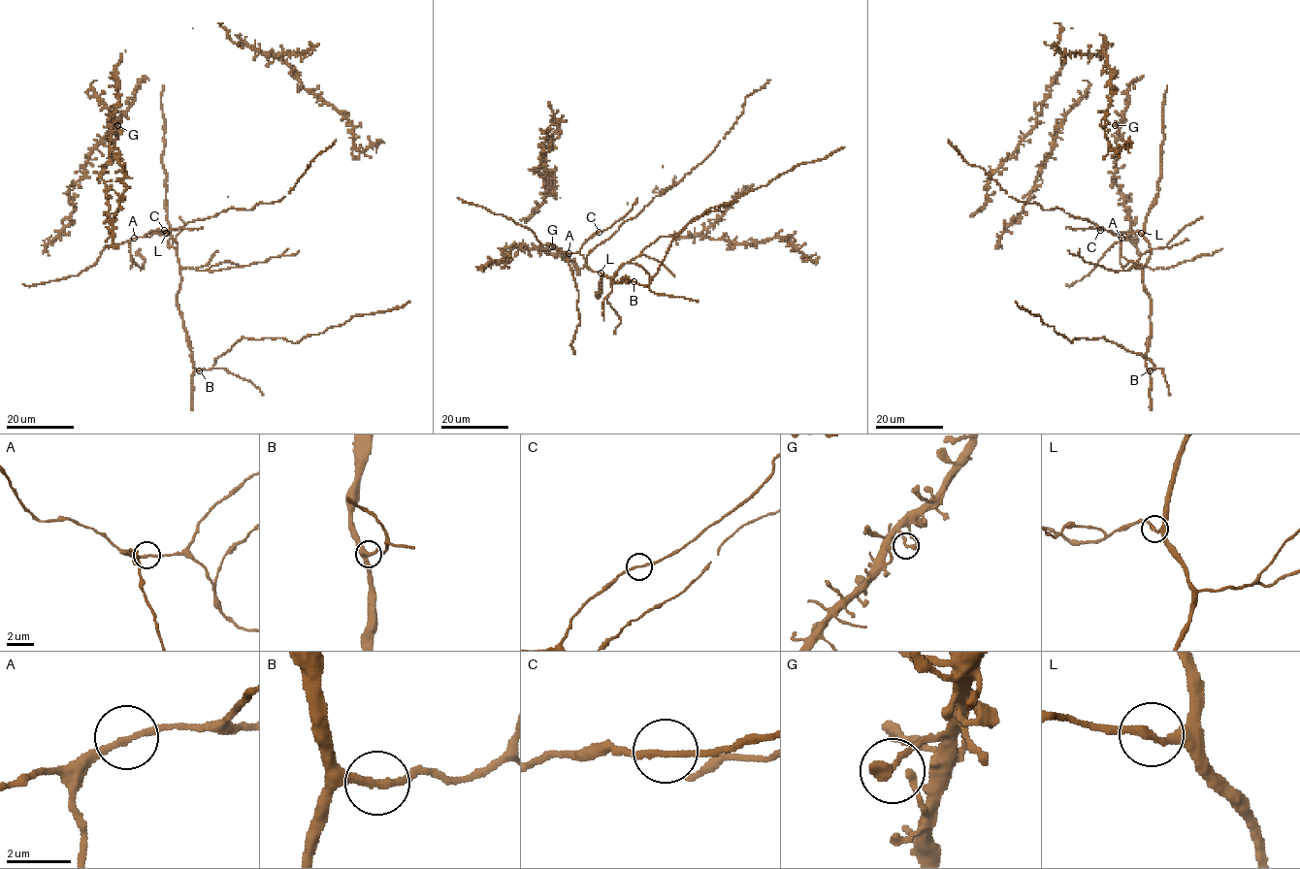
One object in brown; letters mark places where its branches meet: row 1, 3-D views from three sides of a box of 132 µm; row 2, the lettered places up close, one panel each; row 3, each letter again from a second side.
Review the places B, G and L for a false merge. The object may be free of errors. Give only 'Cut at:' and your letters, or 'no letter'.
Cut at: no letter

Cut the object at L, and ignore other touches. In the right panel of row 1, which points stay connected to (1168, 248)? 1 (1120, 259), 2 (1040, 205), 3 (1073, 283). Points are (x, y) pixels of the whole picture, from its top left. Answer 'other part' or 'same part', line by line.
1: other part
2: other part
3: other part

